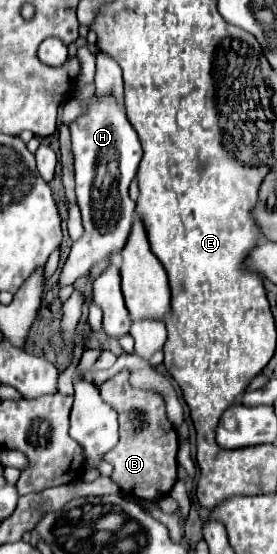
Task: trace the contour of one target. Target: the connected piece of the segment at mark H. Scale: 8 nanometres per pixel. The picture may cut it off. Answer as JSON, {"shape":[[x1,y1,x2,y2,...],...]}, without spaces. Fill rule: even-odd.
{"shape":[[92,95,86,103,86,113,70,123,74,171,76,171,76,199,82,211,84,235,74,241,66,265,60,275,60,285,70,285,86,275,92,263,122,251,132,227,136,203,128,197,128,185,136,175,142,159,142,147,136,131,126,119,124,107,114,95]]}

